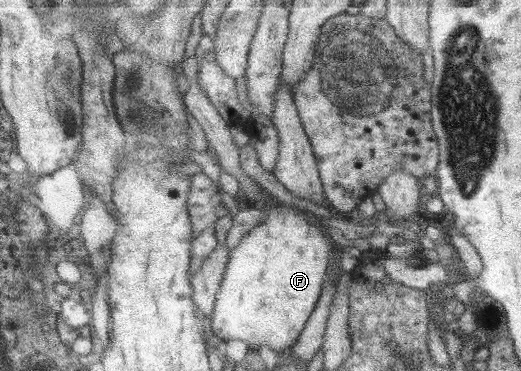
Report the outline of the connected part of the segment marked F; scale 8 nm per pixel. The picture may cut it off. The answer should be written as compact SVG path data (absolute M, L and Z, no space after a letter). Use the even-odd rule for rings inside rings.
M270 197L263 209L268 212L263 224L251 230L231 252L216 309L211 316L211 325L215 339L244 340L253 350L259 350L267 344L280 354L297 340L322 294L323 277L329 260L327 250L333 249L333 245L329 238L325 240L321 234L323 226L309 223L312 217L309 212L297 210Z

